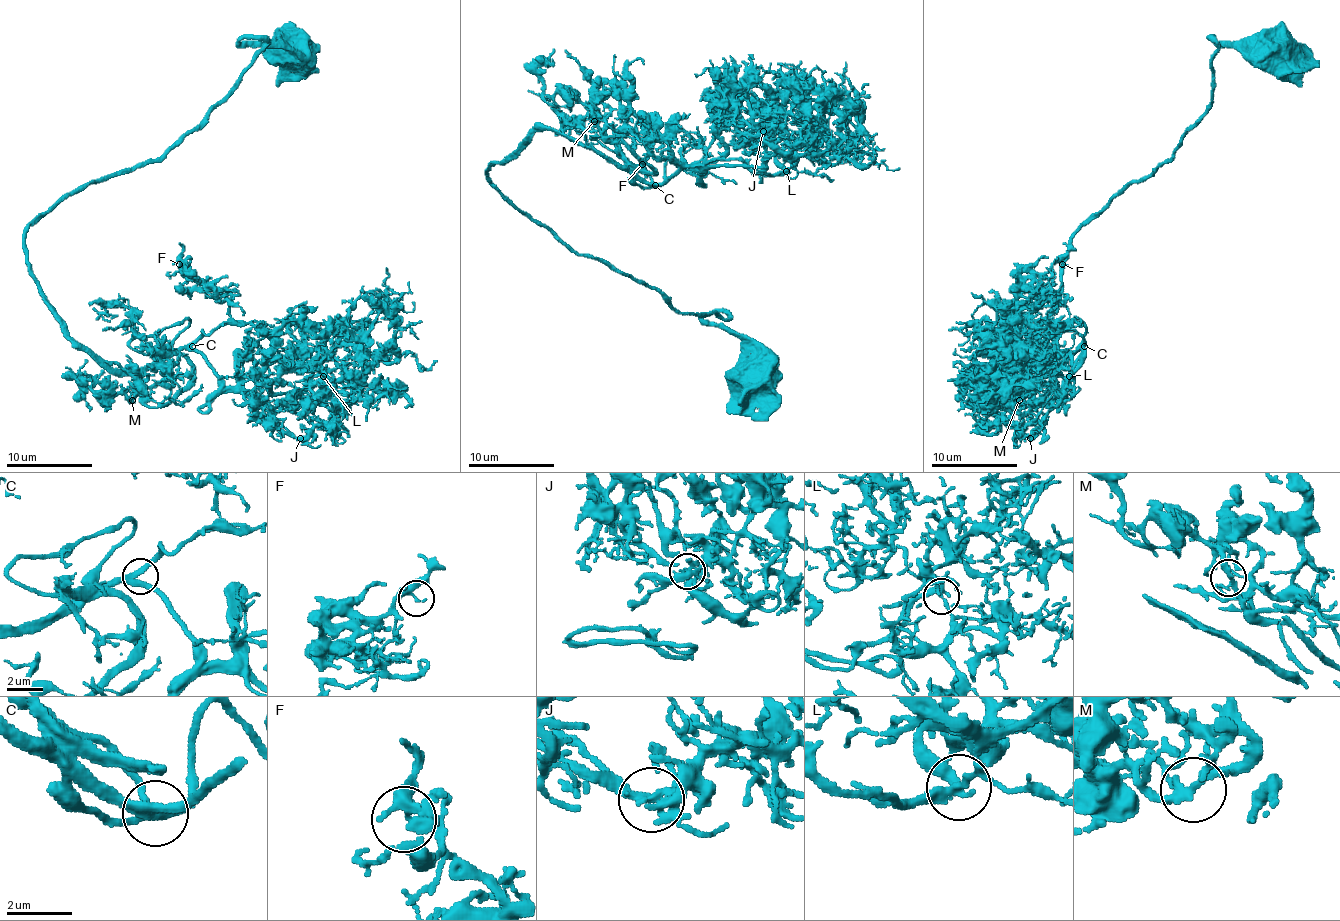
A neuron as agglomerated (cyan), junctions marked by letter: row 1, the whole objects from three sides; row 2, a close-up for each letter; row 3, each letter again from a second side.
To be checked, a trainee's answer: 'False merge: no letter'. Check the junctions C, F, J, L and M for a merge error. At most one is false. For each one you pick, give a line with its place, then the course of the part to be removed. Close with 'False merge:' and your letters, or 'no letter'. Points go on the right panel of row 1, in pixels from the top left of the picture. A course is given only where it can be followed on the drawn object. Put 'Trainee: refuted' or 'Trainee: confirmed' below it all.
False merge: no letter
Trainee: confirmed

